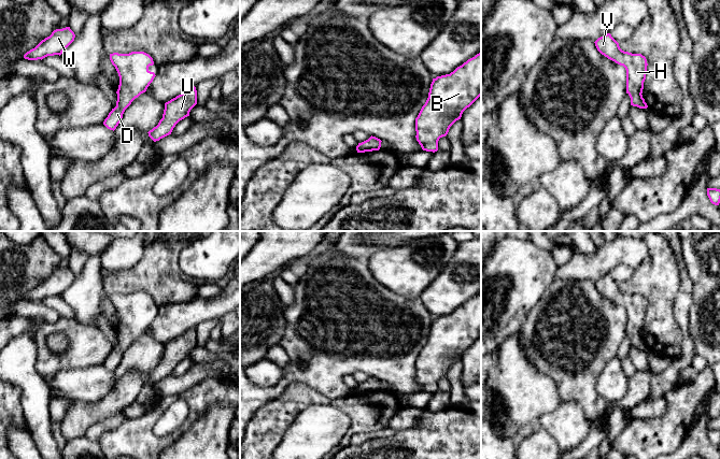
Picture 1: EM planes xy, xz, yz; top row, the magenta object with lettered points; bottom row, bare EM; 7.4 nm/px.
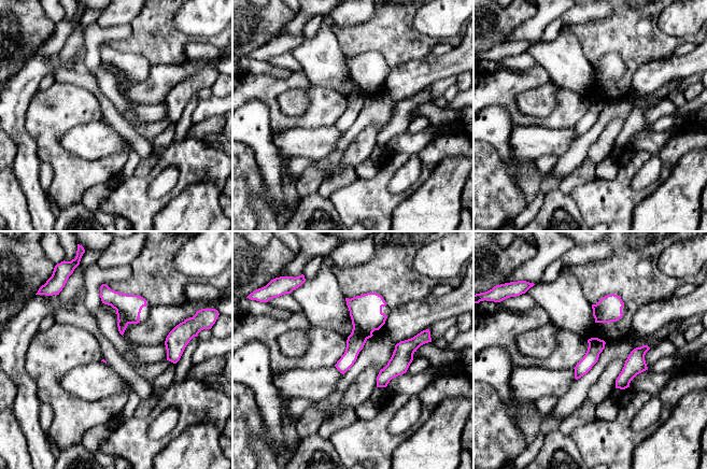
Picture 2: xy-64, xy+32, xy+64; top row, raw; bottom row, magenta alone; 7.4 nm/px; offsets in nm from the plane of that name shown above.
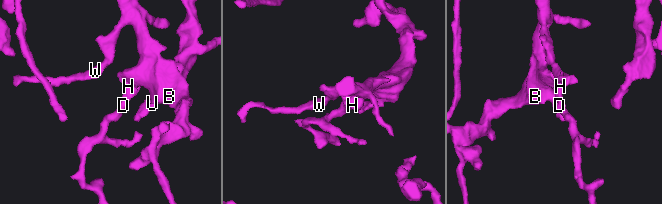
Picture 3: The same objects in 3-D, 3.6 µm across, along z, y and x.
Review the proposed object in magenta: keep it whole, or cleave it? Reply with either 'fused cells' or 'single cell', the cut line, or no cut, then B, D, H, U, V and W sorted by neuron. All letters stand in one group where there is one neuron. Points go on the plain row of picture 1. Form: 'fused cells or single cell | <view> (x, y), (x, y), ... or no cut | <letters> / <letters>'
single cell | no cut | B D H U V W

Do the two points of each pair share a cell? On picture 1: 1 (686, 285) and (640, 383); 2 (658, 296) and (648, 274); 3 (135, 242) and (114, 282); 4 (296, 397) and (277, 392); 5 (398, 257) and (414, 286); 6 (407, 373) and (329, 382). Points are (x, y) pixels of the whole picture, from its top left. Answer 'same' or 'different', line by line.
1: different
2: same
3: different
4: different
5: same
6: same

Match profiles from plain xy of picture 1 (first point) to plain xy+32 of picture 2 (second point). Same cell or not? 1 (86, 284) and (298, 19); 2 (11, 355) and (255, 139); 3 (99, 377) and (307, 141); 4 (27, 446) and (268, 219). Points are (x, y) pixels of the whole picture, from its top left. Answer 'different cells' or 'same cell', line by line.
1: different cells
2: same cell
3: same cell
4: same cell

